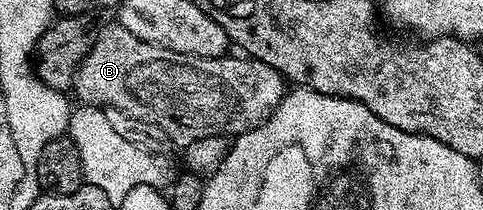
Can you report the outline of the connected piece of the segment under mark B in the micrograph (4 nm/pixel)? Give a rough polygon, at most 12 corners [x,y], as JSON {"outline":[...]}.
{"outline":[[123,26],[75,71],[84,105],[172,146],[264,124],[285,78],[246,56],[186,57]]}

